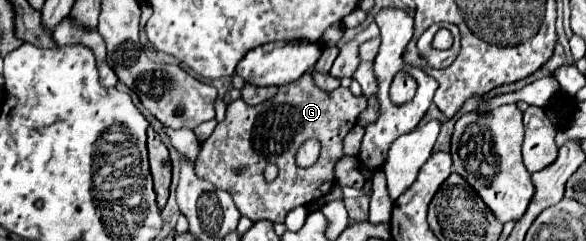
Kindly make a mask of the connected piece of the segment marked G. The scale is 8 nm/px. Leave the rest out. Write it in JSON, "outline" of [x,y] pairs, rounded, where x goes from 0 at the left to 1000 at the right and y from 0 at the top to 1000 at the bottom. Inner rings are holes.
{"outline":[[[520,303],[497,353],[480,353],[473,394],[445,436],[428,444],[415,411],[404,411],[387,436],[384,494],[370,510],[360,568],[343,593],[333,718],[360,751],[370,784],[387,793],[415,900],[428,917],[459,909],[483,925],[497,867],[527,851],[561,801],[572,759],[568,693],[575,660],[585,651],[585,568],[623,444],[623,394],[606,402],[599,369],[589,361],[575,361],[561,386],[548,378],[534,344],[531,303]],[[531,568],[548,593],[544,660],[531,693],[510,693],[503,676],[503,635]],[[459,676],[476,693],[476,726],[466,759],[449,743],[449,710]]]}

